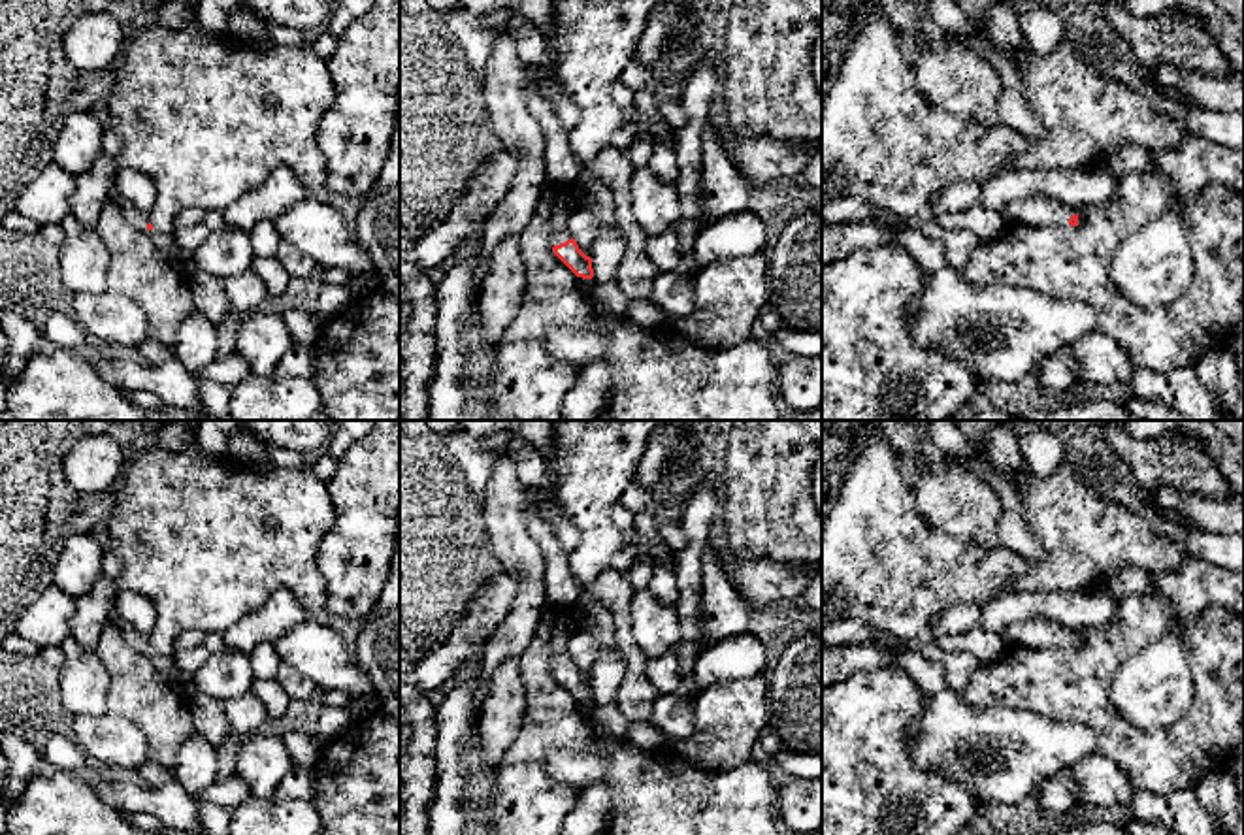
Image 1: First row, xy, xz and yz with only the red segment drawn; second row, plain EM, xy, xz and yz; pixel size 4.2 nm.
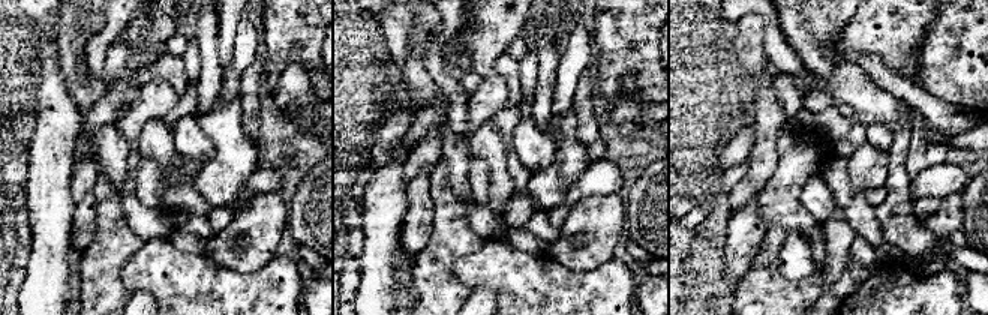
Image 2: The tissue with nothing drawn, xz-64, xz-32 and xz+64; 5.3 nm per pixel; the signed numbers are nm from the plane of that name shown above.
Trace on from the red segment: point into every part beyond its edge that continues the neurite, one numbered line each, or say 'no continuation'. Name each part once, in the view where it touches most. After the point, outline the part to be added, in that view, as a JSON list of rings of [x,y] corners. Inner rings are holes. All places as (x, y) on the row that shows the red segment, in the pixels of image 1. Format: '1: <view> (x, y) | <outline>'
1: xz (558, 196) | [[[545,177],[545,183],[541,187],[541,198],[545,198],[552,209],[550,211],[552,245],[565,243],[567,239],[571,239],[569,228],[567,228],[569,215],[573,213],[571,188]]]

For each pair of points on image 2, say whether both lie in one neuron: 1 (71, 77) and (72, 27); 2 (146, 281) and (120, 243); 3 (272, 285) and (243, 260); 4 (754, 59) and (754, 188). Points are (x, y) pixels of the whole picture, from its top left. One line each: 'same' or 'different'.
1: same
2: different
3: different
4: same

